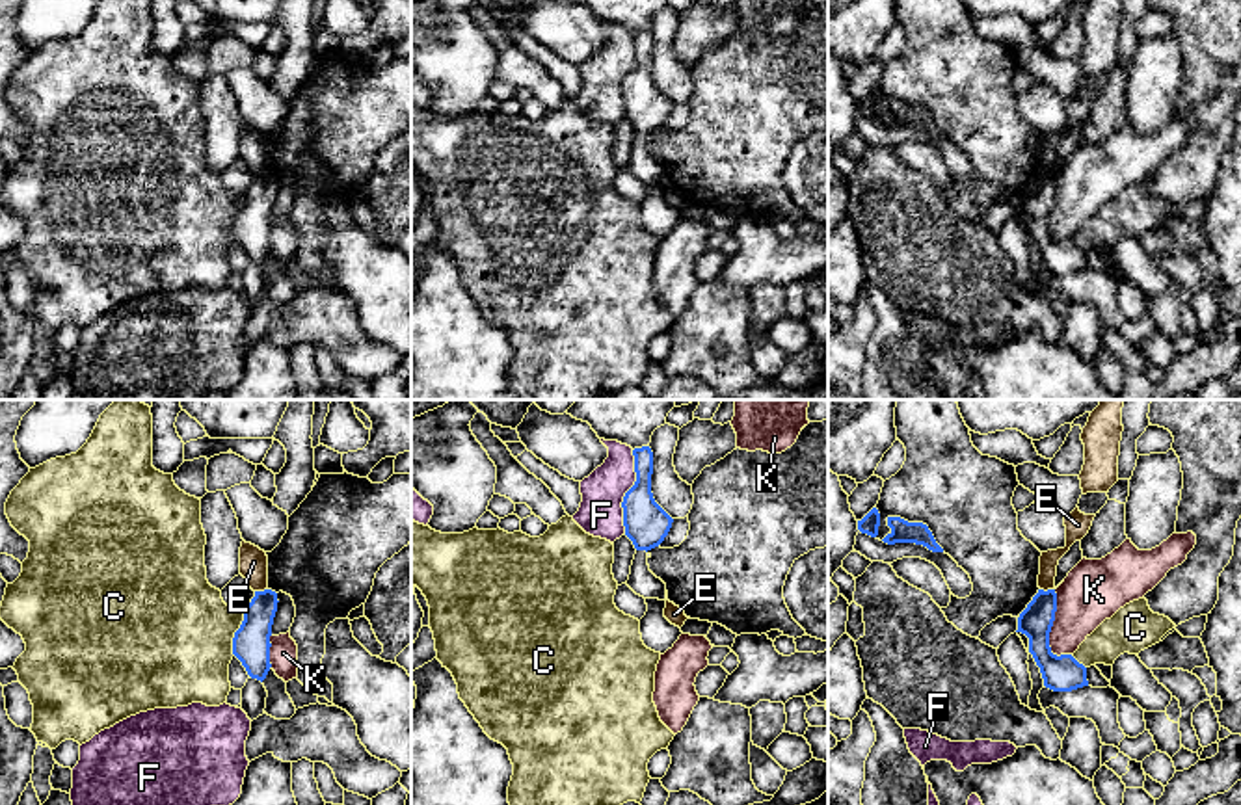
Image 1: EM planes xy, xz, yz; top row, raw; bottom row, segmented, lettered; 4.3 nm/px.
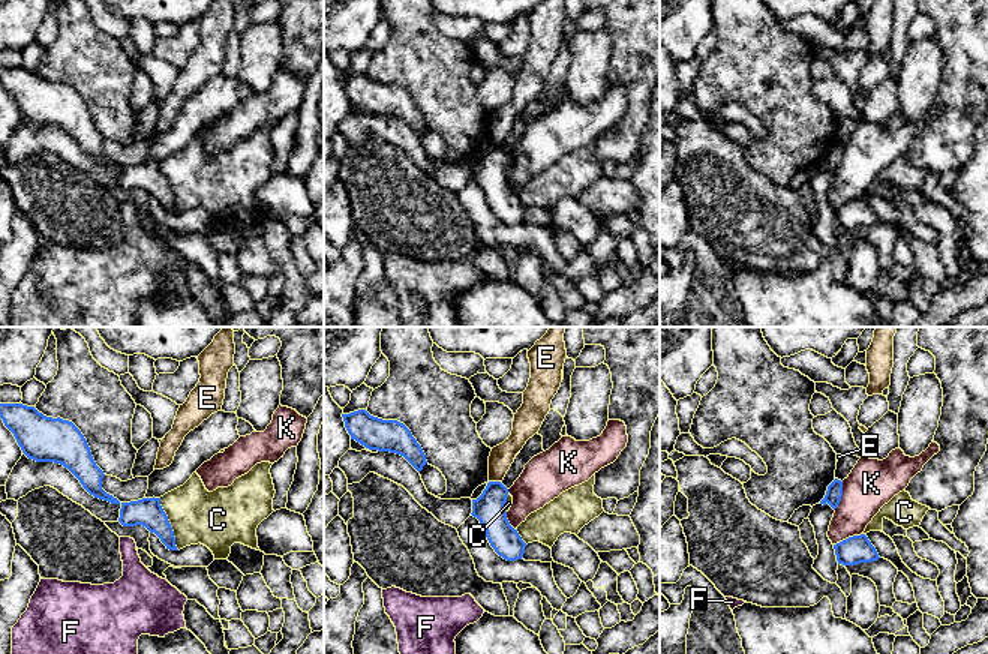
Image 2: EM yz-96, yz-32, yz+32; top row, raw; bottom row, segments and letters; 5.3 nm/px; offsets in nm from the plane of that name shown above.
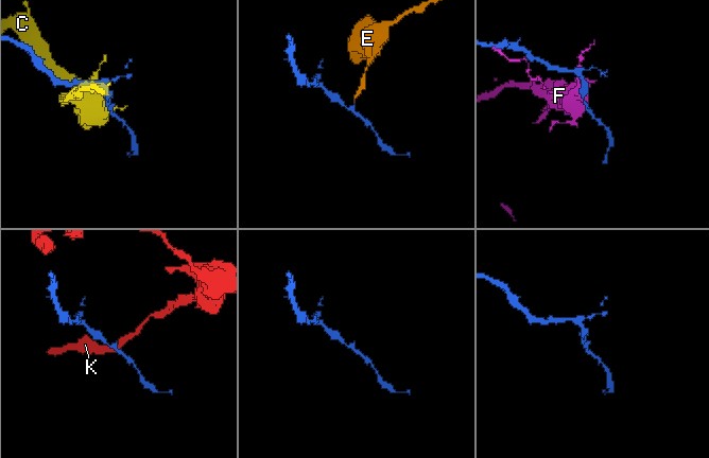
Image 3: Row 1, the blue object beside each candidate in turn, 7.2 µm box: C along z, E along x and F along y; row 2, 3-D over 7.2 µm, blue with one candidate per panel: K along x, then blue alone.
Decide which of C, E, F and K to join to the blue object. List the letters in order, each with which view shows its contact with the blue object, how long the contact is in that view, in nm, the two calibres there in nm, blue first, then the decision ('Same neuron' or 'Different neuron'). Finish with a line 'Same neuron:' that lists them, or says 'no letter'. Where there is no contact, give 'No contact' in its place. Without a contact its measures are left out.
C: Touches blue in xy. Shared border 200 nm. Thickness 160 nm (blue) against 480 nm. Different neuron
E: Touches blue in yz. Shared border 60 nm. Thickness 150 nm (blue) against 80 nm. Different neuron
F: Touches blue in xz. Shared border 380 nm. Thickness 190 nm (blue) against 190 nm. Different neuron
K: Touches blue in yz. Shared border 300 nm. Thickness 160 nm (blue) against 260 nm. Different neuron
Same neuron: no letter

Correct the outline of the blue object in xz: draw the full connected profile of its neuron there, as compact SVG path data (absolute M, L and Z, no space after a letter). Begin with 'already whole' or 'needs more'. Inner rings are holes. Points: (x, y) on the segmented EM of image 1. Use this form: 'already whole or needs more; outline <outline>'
already whole; outline M649 446L634 448L636 482L625 493L623 526L636 550L651 550L668 535L674 519L655 502L651 493L653 452Z

